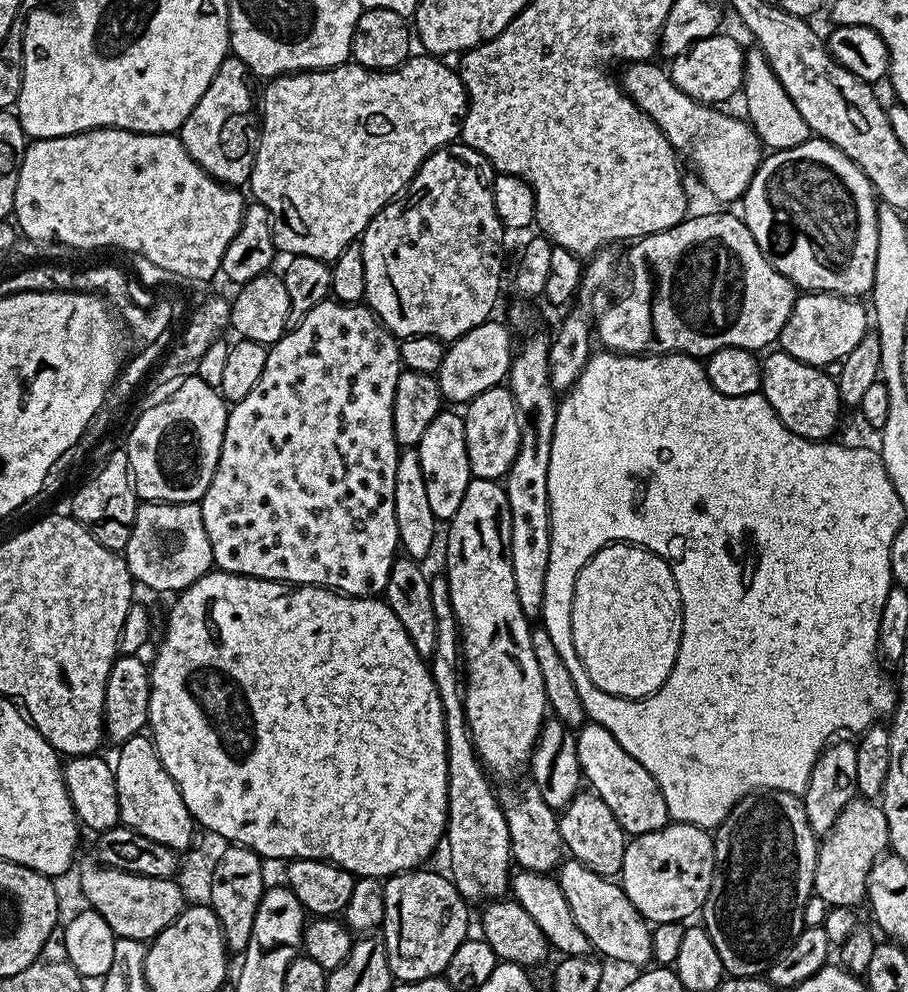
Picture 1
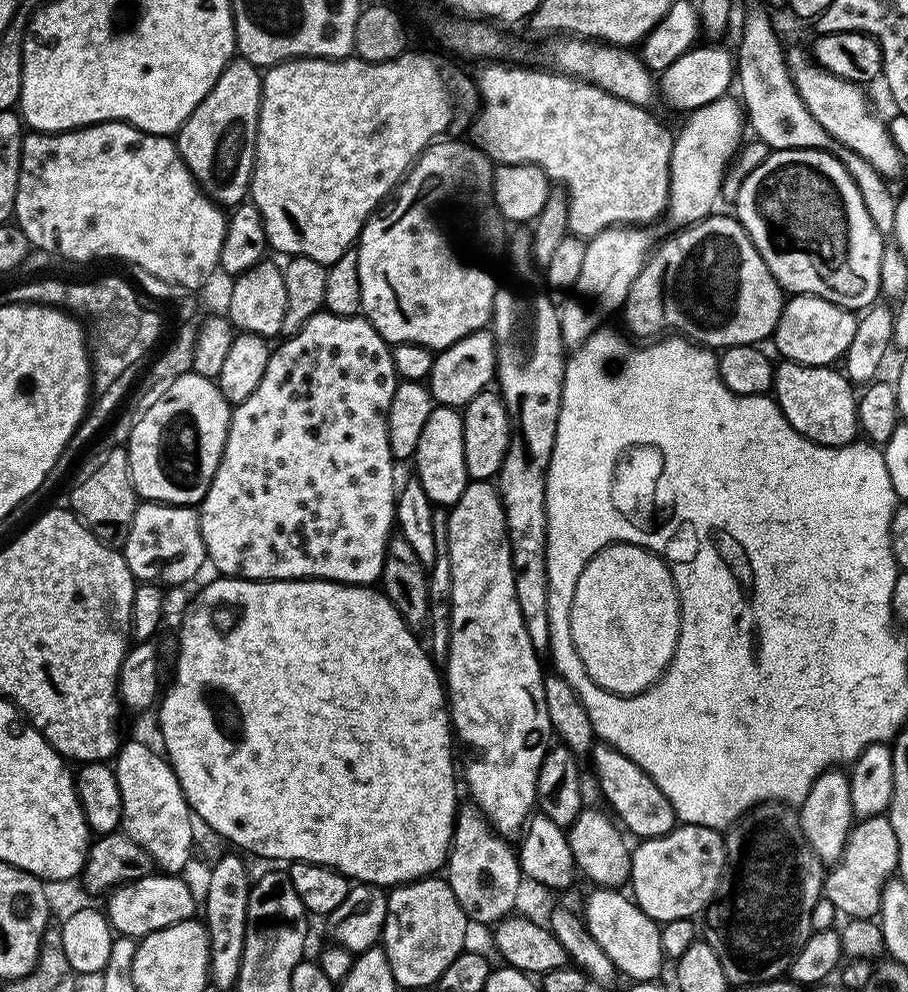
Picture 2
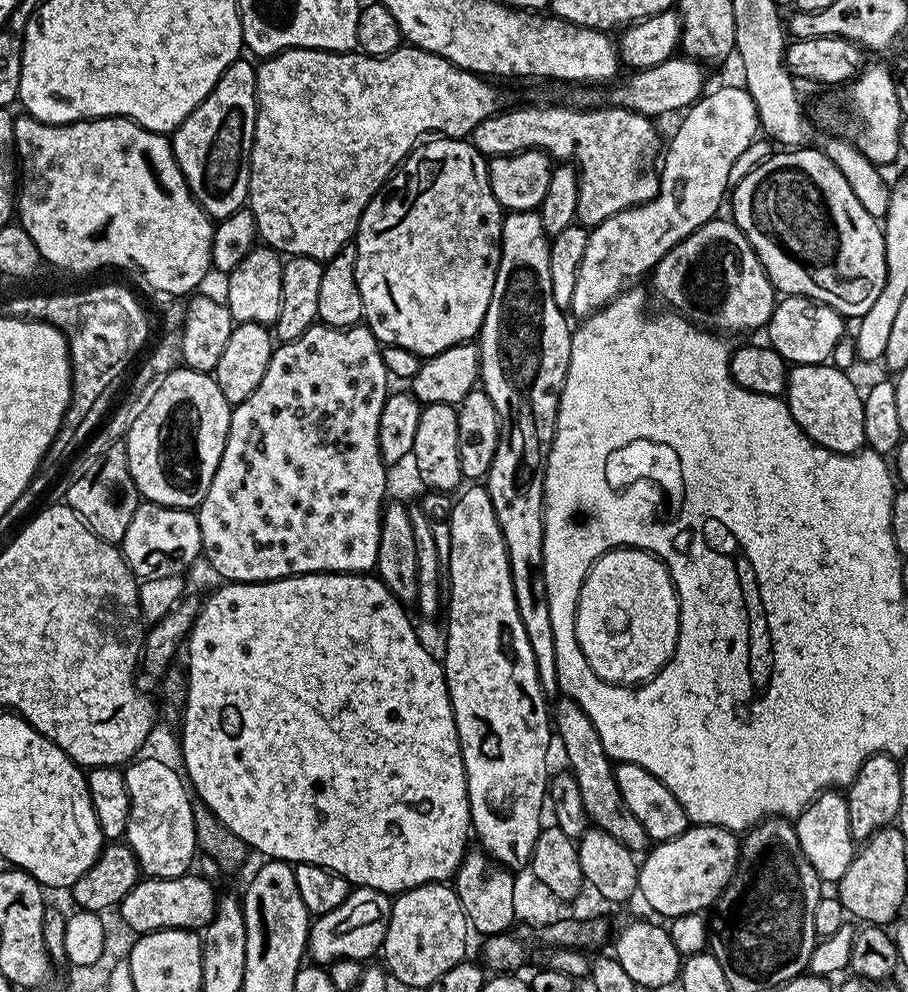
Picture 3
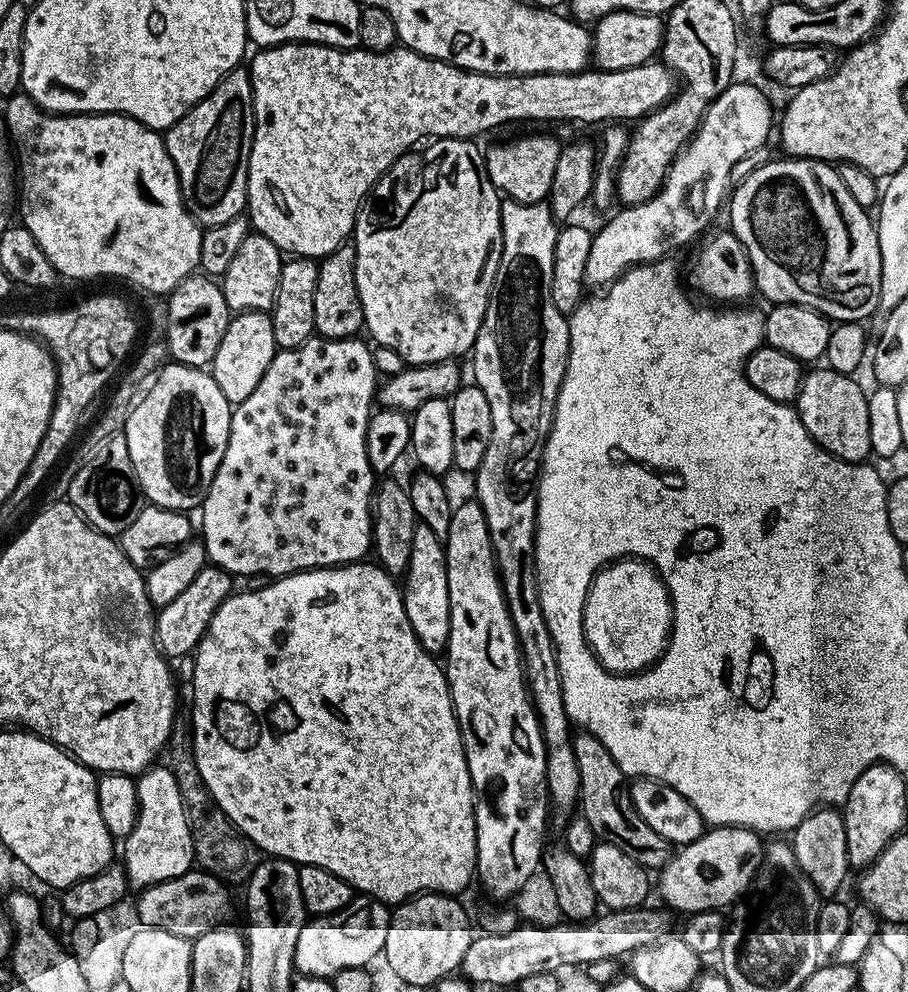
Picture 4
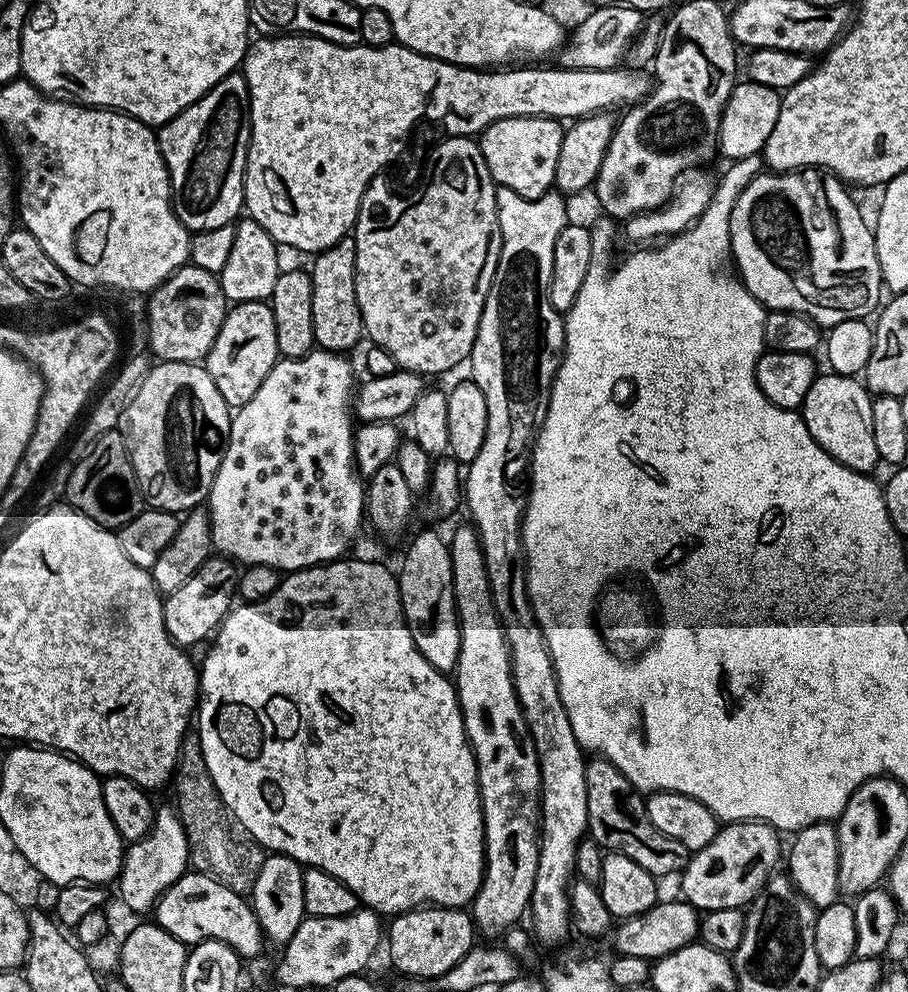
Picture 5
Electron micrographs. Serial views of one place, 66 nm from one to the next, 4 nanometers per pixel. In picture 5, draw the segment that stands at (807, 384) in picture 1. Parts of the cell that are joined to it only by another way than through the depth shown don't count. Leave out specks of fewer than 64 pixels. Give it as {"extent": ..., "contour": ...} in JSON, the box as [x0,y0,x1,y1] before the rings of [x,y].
{"extent":[802,375,881,473],"contour":[[[817,375],[804,399],[802,415],[806,422],[806,430],[810,430],[814,442],[818,442],[818,446],[822,446],[822,450],[826,450],[826,454],[830,454],[842,466],[855,472],[875,473],[876,464],[879,465],[881,459],[878,446],[874,443],[874,422],[870,419],[873,397],[856,376],[827,375]]]}

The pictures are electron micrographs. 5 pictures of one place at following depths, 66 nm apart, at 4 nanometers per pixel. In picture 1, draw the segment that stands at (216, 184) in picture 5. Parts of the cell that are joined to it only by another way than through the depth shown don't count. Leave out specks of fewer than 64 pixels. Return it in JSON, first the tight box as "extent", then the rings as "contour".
{"extent":[178,54,258,186],"contour":[[[231,54],[225,56],[206,94],[198,98],[198,106],[190,110],[186,122],[178,129],[190,158],[220,184],[244,186],[252,179],[258,143],[258,112],[252,109],[252,83],[254,77],[246,62]]]}

